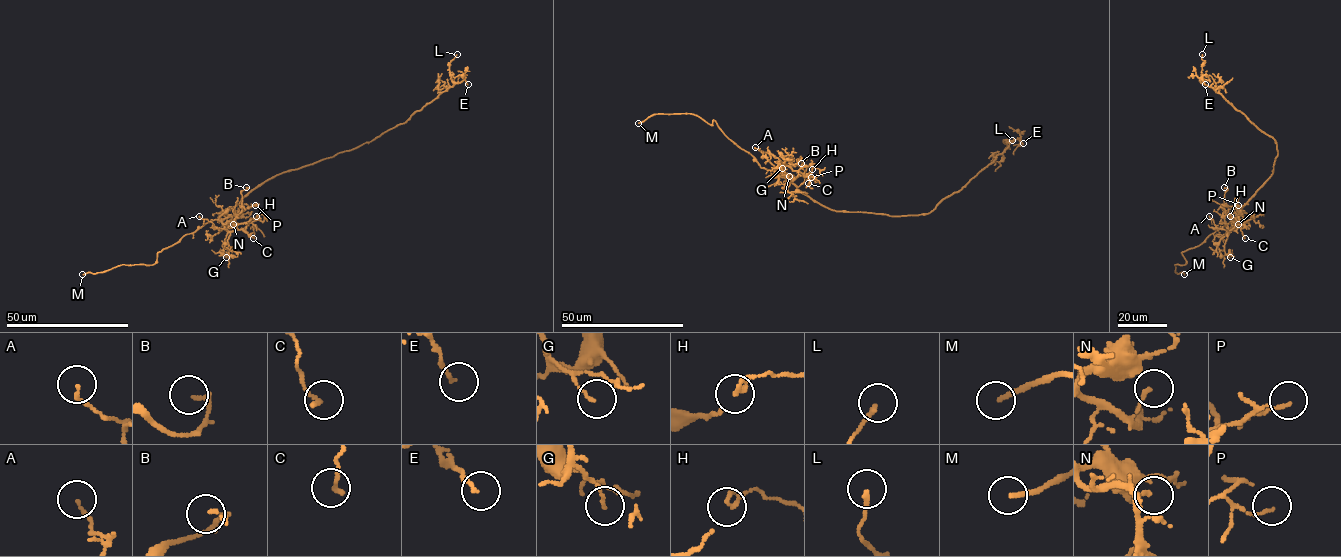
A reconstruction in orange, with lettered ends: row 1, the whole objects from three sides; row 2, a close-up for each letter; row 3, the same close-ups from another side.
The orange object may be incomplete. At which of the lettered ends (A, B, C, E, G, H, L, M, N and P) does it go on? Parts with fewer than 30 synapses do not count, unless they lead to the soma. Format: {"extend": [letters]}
{"extend": ["M"]}

